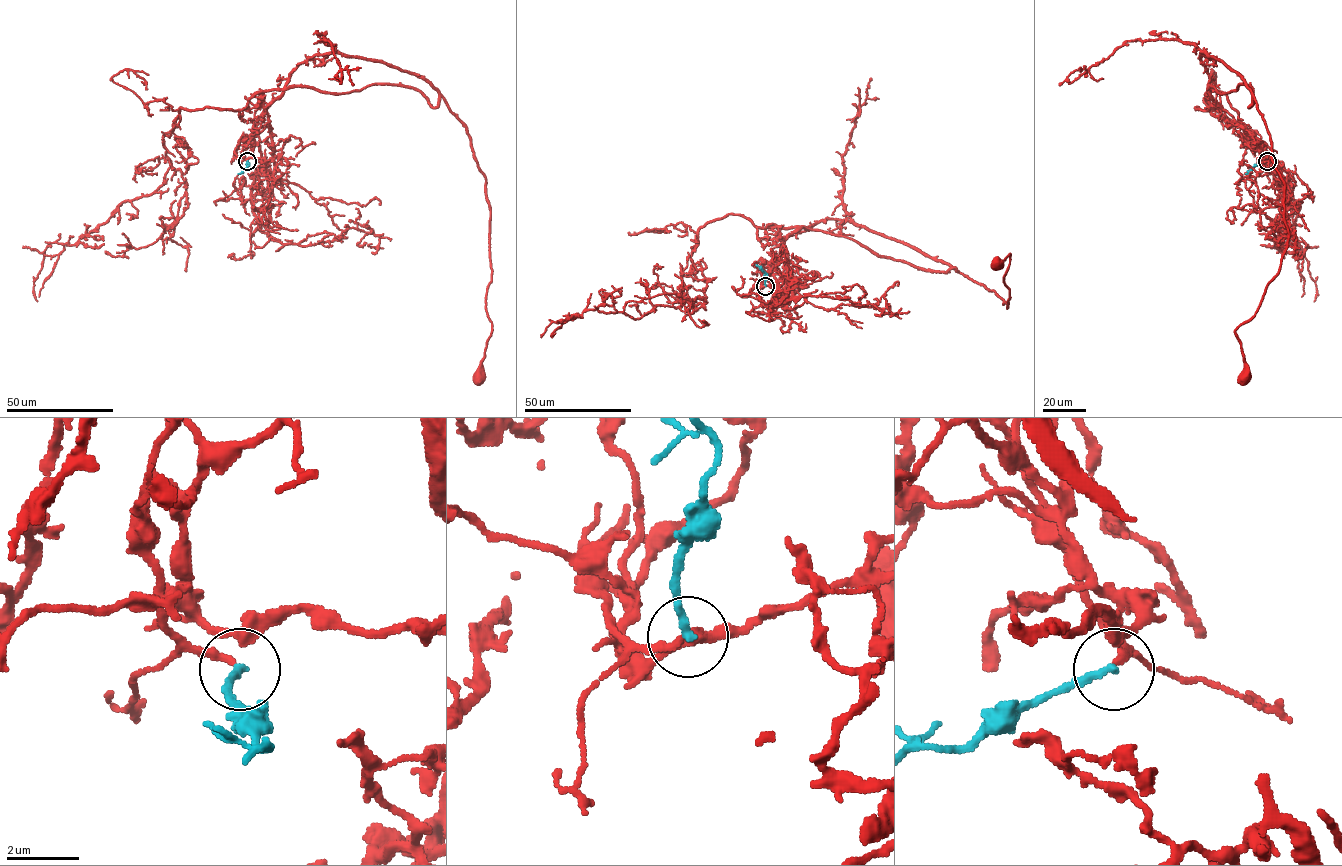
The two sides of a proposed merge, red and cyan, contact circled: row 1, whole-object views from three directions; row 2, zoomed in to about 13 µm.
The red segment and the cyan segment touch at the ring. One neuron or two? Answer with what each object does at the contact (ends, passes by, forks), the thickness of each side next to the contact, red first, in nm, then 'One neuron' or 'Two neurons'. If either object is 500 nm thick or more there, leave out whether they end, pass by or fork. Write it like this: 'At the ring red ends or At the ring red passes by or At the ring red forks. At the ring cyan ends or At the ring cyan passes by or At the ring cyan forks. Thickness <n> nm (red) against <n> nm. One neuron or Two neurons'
At the ring red ends. At the ring cyan ends. Thickness 190 nm (red) against 220 nm. One neuron

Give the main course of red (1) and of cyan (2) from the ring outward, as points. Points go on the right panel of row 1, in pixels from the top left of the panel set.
1: (1266, 160), (1208, 88), (1251, 87), (1284, 185), (1287, 248), (1235, 331), (1244, 377)
2: (1266, 161), (1245, 173)

